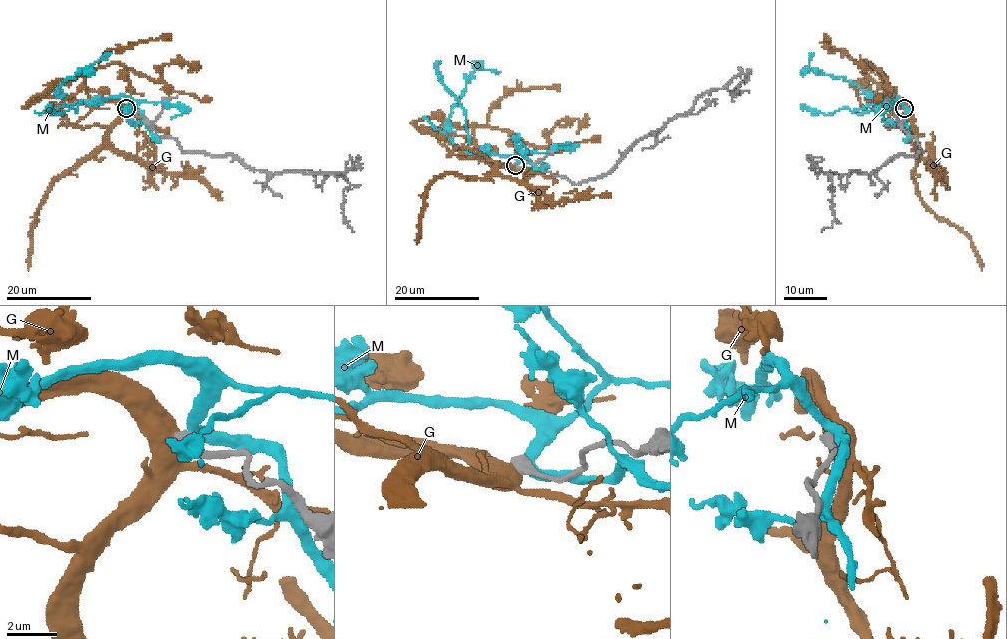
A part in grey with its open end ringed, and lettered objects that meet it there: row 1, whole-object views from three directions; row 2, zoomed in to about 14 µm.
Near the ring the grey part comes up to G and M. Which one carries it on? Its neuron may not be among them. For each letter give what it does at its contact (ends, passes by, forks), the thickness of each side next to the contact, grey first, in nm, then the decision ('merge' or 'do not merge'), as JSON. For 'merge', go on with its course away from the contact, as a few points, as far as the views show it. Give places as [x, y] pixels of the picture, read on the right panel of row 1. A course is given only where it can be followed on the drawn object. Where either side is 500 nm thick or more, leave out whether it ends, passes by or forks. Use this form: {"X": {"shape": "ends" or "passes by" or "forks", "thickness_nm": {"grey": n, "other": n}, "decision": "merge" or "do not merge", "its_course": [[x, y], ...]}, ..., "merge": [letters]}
{"G": {"thickness_nm": {"grey": 550, "other": 850}, "decision": "do not merge"}, "M": {"thickness_nm": {"grey": 550, "other": 420}, "decision": "do not merge"}, "merge": []}

